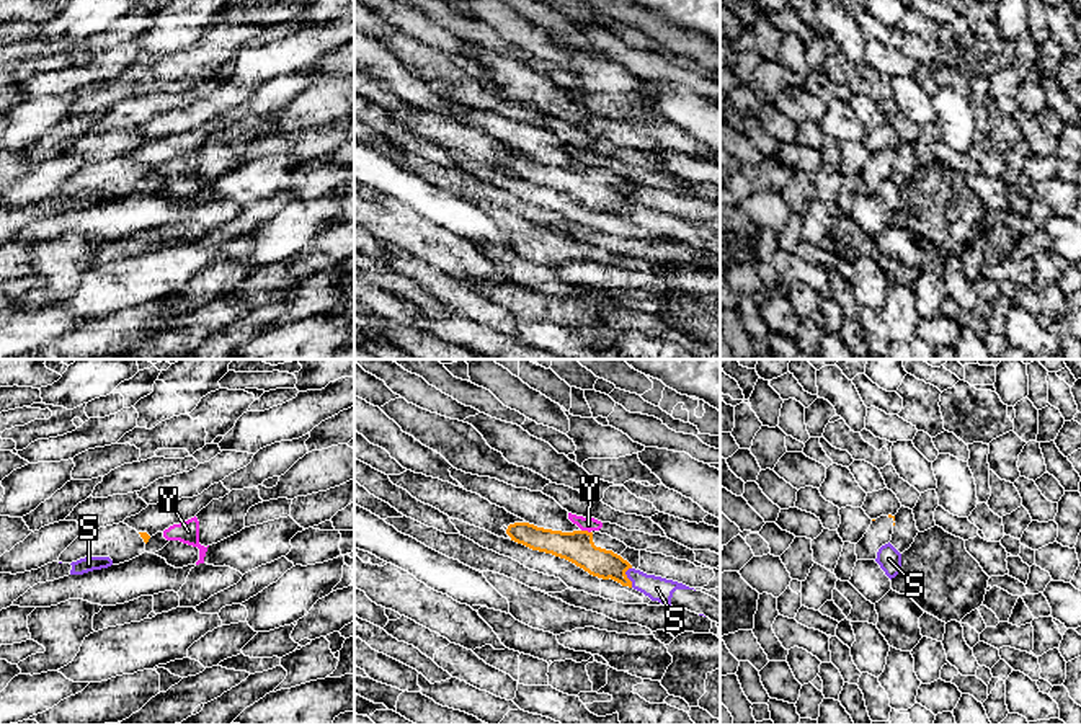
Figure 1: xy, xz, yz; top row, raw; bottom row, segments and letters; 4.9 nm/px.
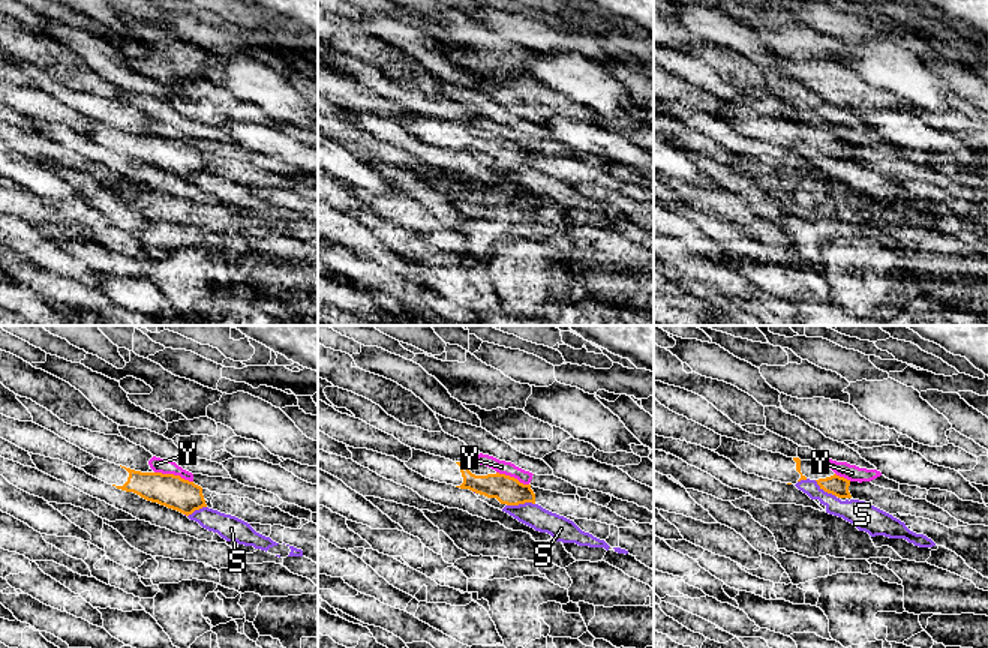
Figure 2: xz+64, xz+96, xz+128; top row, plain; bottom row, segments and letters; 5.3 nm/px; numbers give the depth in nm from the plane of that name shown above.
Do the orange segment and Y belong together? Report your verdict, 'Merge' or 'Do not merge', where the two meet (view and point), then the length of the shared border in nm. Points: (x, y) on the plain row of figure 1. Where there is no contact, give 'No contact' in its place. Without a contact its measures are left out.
Do not merge. Touches orange at xz (587, 165). Shared border 50 nm

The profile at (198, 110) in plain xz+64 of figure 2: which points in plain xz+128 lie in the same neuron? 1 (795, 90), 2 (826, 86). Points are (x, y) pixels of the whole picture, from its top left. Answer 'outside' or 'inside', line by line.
1: outside
2: inside

